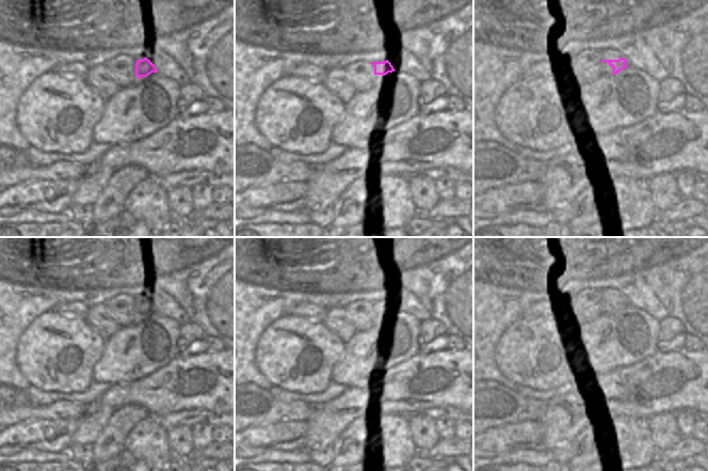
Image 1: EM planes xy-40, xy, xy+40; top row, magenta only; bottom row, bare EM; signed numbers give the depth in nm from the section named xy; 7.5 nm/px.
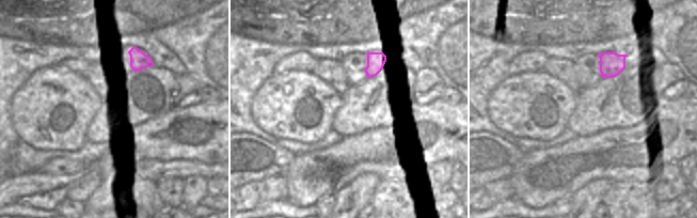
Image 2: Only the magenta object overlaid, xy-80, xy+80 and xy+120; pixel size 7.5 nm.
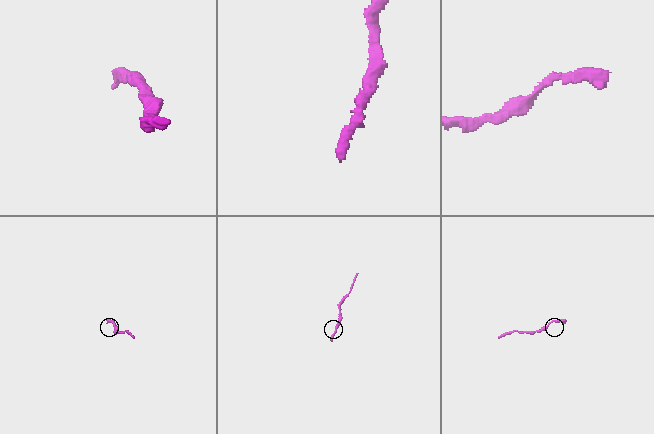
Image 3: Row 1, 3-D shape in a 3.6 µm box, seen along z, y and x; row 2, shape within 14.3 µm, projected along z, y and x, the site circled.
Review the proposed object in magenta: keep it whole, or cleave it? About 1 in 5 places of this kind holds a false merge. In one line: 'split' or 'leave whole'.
leave whole

